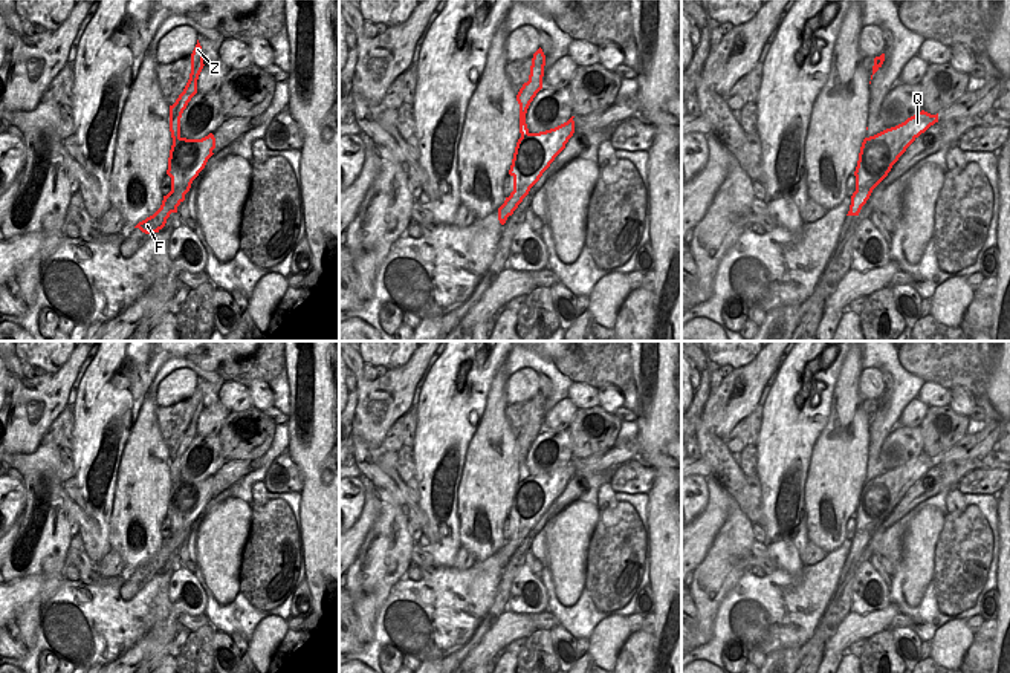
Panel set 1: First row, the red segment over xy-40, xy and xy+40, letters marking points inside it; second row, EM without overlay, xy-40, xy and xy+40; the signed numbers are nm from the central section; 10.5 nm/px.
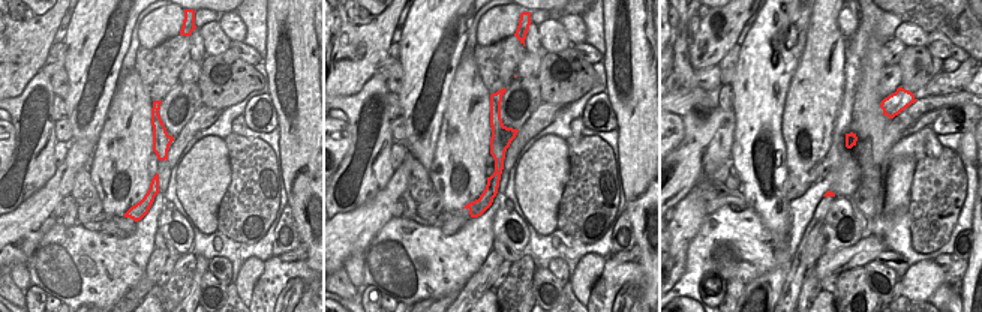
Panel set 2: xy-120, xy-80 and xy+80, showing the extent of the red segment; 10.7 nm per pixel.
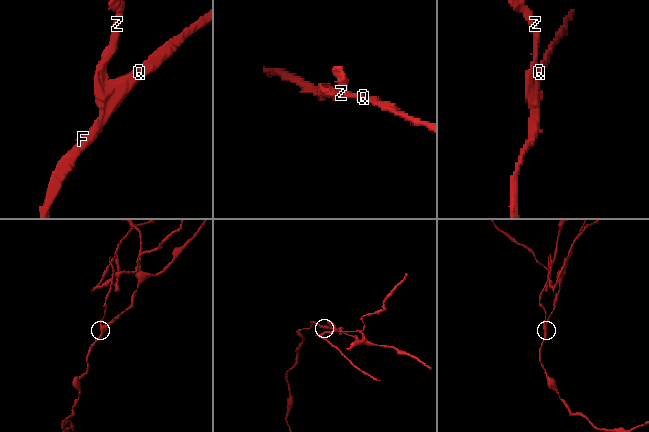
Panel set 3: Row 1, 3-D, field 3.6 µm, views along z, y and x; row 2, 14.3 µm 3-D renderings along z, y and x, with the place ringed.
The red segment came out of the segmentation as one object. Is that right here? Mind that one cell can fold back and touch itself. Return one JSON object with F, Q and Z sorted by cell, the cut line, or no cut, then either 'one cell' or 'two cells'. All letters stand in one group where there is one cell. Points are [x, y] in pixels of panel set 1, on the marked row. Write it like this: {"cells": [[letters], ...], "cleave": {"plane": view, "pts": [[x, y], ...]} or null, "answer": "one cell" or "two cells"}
{"cells": [["F", "Z"], ["Q"]], "cleave": {"plane": "xy", "pts": [[544, 149], [538, 156], [517, 162], [512, 161]]}, "answer": "two cells"}

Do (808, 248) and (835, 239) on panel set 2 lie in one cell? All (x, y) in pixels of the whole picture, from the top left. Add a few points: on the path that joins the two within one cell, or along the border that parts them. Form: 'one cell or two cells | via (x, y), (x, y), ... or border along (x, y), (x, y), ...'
two cells | border along (829, 207), (823, 222), (822, 251)

